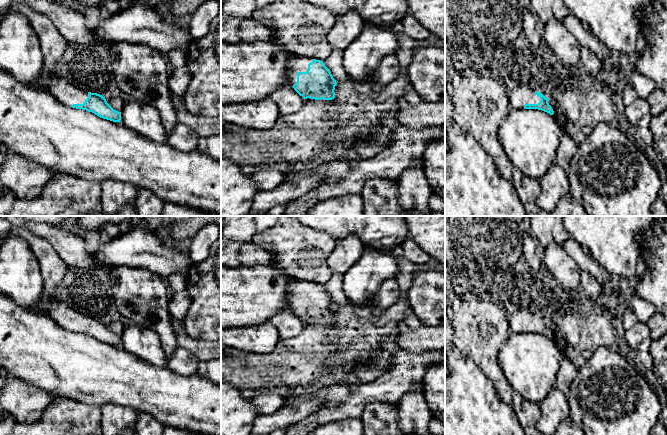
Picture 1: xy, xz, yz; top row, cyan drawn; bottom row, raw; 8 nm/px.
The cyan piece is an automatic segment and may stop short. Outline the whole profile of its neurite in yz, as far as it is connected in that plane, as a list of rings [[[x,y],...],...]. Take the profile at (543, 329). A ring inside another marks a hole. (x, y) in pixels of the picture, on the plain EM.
[[[518,308],[508,318],[509,328],[514,333],[538,333],[554,338],[552,331],[548,327],[546,322],[541,316],[535,316],[528,309]]]

